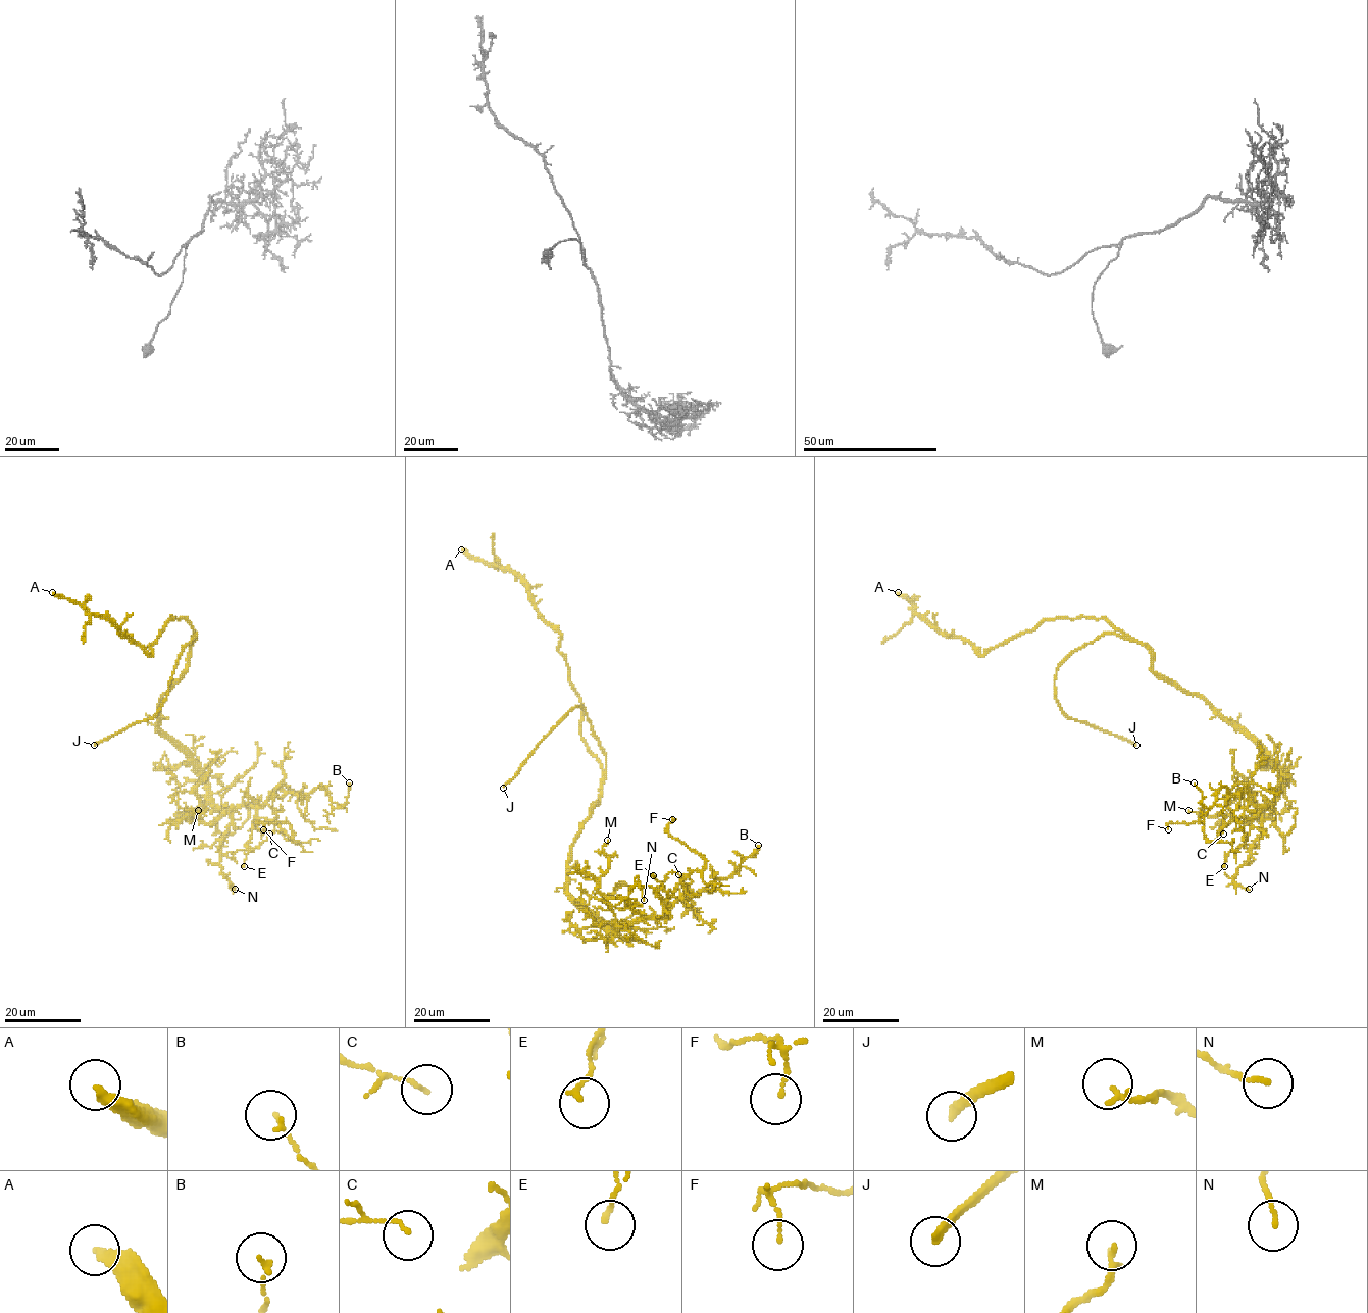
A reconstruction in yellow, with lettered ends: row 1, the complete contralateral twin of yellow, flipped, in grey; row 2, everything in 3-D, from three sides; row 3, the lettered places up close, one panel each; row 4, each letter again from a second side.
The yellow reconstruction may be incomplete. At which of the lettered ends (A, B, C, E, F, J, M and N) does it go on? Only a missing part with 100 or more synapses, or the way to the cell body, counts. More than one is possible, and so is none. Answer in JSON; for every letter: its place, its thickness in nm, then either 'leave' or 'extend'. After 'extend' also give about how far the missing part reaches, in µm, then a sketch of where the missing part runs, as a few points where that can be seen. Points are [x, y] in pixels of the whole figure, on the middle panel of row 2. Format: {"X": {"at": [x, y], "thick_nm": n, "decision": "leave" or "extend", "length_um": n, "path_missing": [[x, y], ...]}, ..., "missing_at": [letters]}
{"A": {"at": [461, 549], "thick_nm": 360, "decision": "extend", "length_um": 60}, "B": {"at": [758, 845], "thick_nm": 110, "decision": "leave"}, "C": {"at": [678, 874], "thick_nm": 100, "decision": "leave"}, "E": {"at": [653, 875], "thick_nm": 150, "decision": "leave"}, "F": {"at": [672, 819], "thick_nm": 110, "decision": "leave"}, "J": {"at": [503, 788], "thick_nm": 320, "decision": "extend", "length_um": 15, "path_missing": [[503, 788], [494, 797], [484, 800]]}, "M": {"at": [607, 840], "thick_nm": 160, "decision": "leave"}, "N": {"at": [644, 900], "thick_nm": 140, "decision": "leave"}, "missing_at": ["A", "J"]}

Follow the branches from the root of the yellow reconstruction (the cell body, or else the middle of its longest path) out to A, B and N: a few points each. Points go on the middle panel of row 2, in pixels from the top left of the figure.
A: (585, 822), (600, 799), (602, 763), (580, 735), (581, 701), (559, 651), (560, 632), (518, 576), (461, 549)
B: (585, 822), (568, 863), (568, 892), (610, 931), (658, 918), (674, 902), (728, 877), (758, 853), (758, 845)
N: (585, 822), (568, 863), (568, 892), (610, 931), (640, 916), (630, 905), (631, 887), (640, 887), (644, 900)

